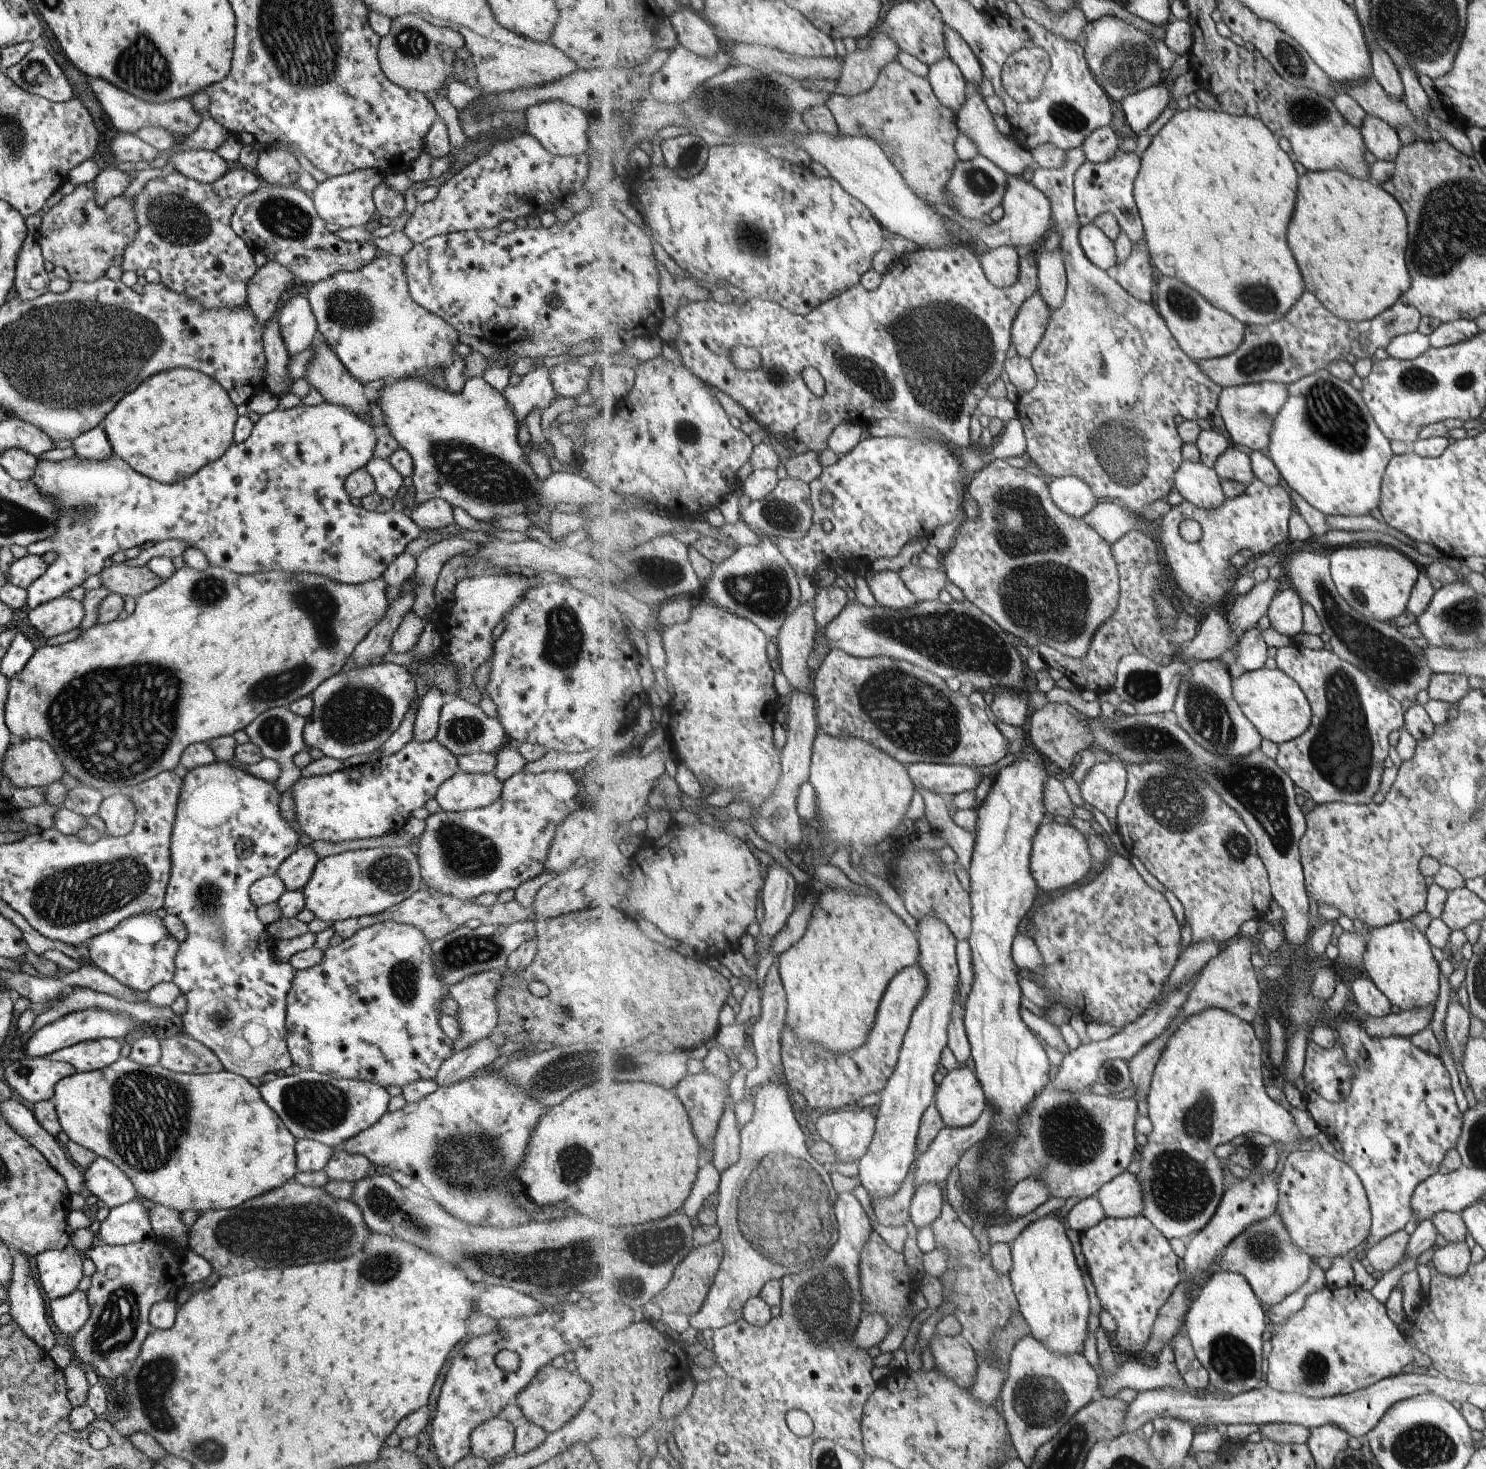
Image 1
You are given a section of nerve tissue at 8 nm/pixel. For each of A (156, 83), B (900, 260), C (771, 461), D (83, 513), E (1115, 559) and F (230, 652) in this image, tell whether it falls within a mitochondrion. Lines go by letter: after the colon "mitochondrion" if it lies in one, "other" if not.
A: mitochondrion
B: other
C: other
D: mitochondrion
E: other
F: other

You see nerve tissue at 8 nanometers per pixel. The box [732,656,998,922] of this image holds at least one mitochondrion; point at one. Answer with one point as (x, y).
(912, 714)

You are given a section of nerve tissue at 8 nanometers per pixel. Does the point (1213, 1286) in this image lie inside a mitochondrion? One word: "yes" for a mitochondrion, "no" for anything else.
no

